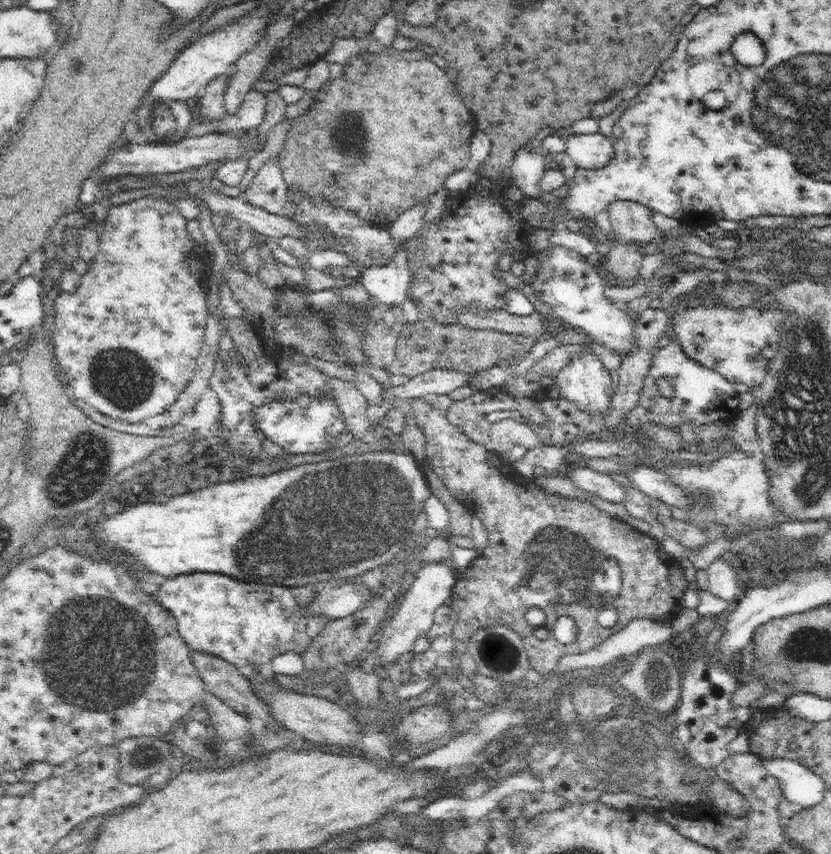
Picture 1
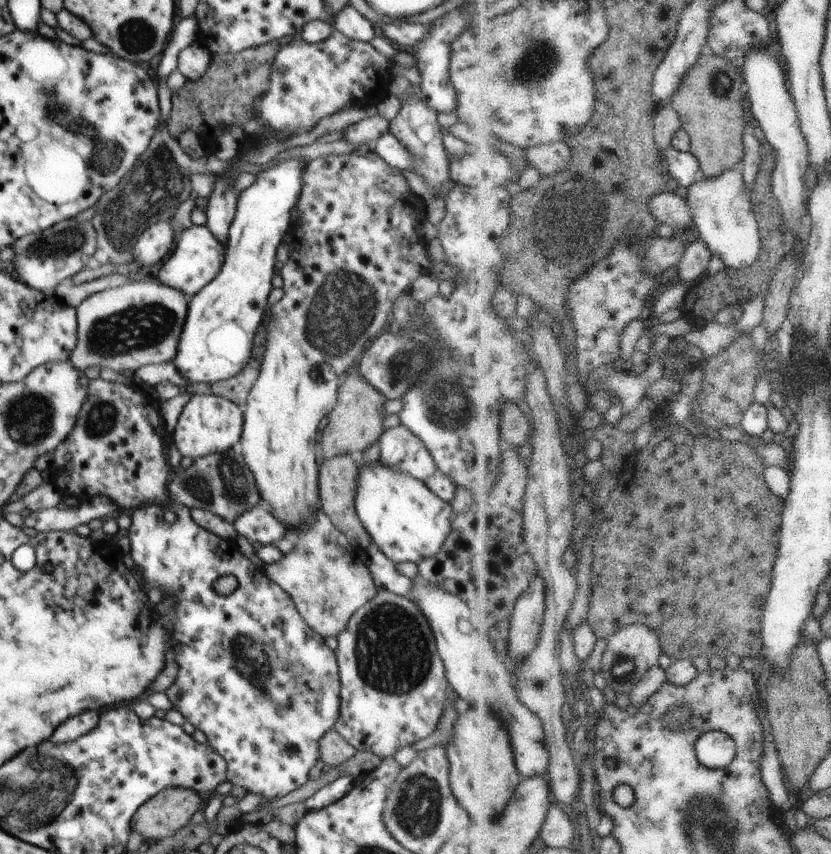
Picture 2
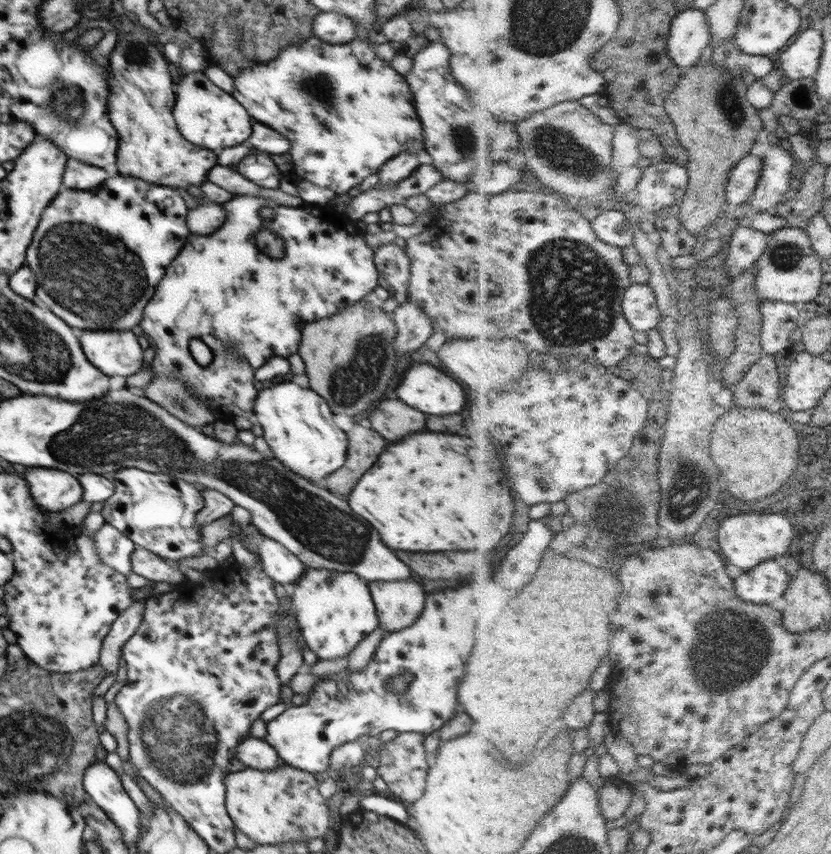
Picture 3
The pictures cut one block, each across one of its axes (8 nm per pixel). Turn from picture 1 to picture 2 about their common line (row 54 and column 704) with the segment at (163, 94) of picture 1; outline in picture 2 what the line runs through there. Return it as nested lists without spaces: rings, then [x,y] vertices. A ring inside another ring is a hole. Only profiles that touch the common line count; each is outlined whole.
[[[742,165],[732,167],[716,178],[701,176],[688,189],[687,199],[692,209],[692,220],[713,254],[719,254],[728,268],[738,270],[752,267],[763,251],[763,235],[753,209],[752,195],[747,191]]]

